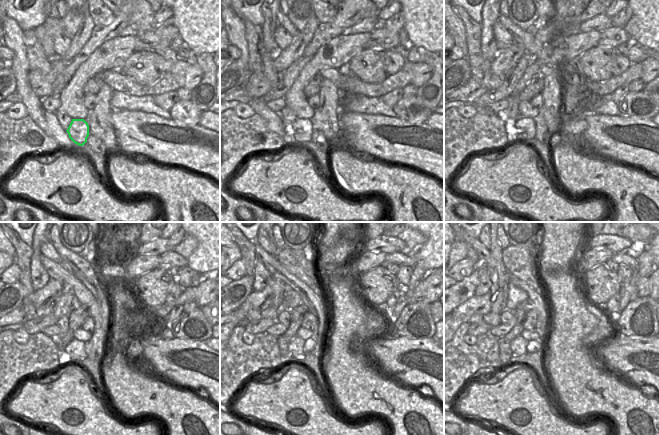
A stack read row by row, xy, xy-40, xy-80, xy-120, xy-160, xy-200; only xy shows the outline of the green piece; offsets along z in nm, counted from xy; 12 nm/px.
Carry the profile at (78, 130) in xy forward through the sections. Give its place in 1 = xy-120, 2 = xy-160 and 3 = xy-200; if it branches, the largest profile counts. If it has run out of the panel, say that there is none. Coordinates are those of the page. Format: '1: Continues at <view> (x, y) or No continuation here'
1: Continues at xy-120 (75, 349)
2: Continues at xy-160 (295, 347)
3: Continues at xy-200 (519, 345).

